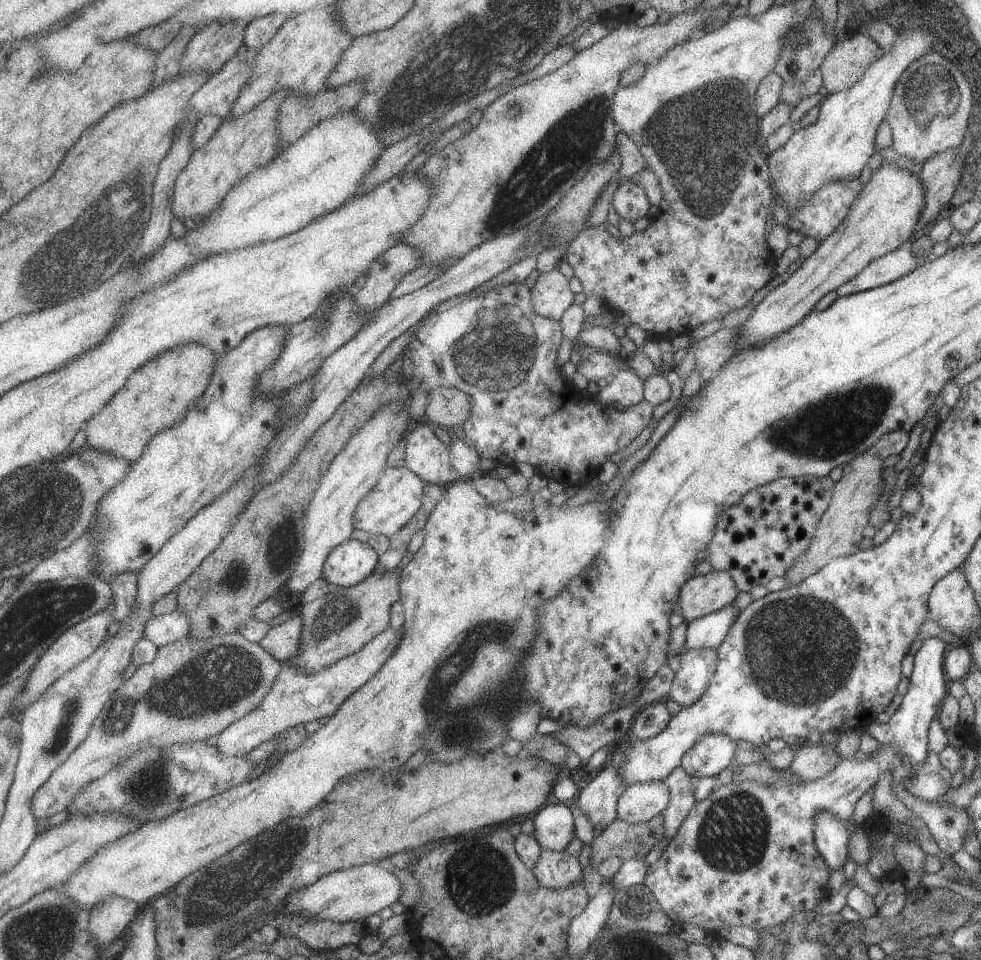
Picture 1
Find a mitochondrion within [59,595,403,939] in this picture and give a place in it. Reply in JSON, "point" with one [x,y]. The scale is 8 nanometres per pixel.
{"point":[224,676]}

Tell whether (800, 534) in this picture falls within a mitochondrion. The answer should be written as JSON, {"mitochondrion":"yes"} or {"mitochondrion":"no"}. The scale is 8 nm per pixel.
{"mitochondrion":"no"}

